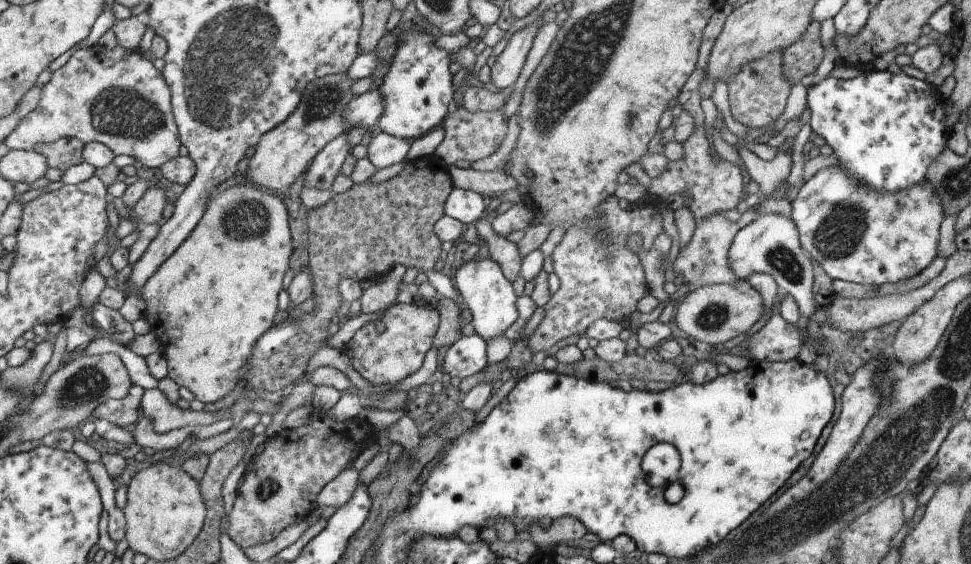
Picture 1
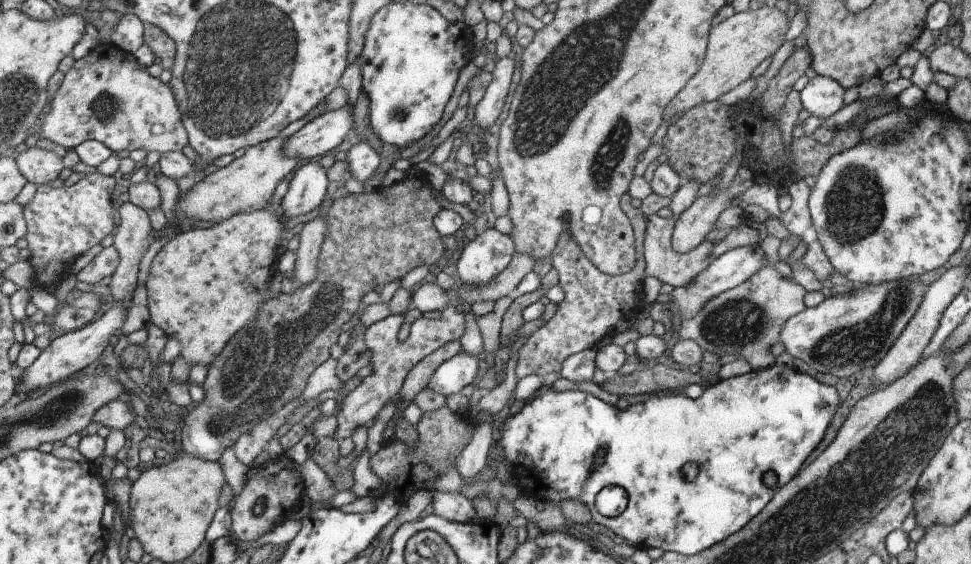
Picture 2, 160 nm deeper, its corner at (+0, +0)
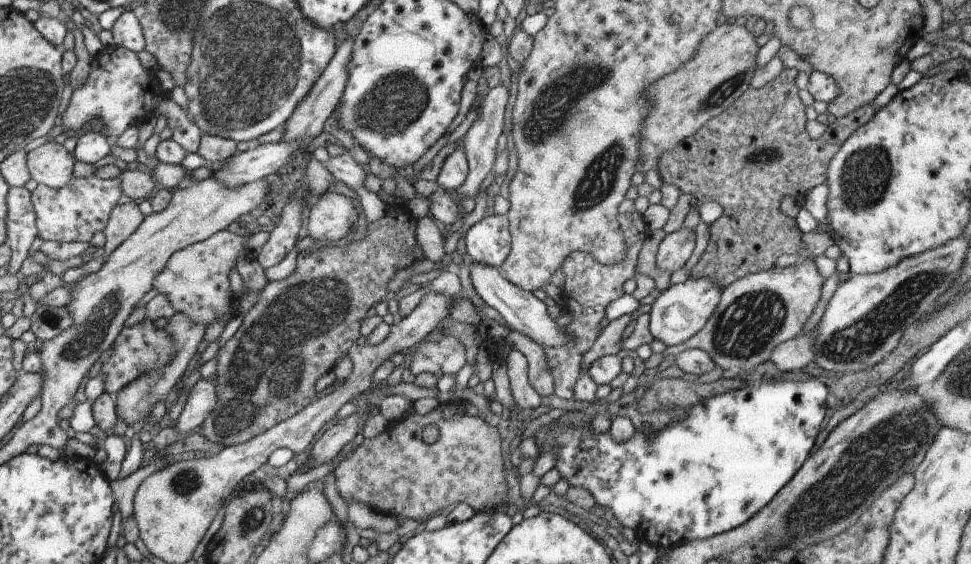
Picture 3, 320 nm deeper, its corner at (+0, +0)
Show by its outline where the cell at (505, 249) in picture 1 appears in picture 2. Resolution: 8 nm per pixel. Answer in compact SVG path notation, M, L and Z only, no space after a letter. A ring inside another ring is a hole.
M515 287L507 296L498 298L494 302L491 312L487 312L487 314L481 316L473 315L480 336L482 337L482 342L484 344L483 355L486 358L495 360L495 354L499 350L499 332L502 316L505 314L510 302L521 295L519 293L517 287Z

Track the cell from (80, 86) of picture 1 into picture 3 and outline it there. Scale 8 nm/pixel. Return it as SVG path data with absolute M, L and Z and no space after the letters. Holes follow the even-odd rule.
M115 44L103 46L97 56L90 58L90 73L87 81L82 88L73 90L69 104L61 115L61 122L57 124L67 129L67 133L64 133L66 137L76 135L79 138L75 130L79 130L82 124L92 118L99 118L107 128L107 134L103 136L112 141L127 127L137 126L152 115L157 119L162 114L167 116L166 127L173 130L170 138L186 153L196 153L202 130L170 98L163 98L163 94L156 77L139 63L137 53Z

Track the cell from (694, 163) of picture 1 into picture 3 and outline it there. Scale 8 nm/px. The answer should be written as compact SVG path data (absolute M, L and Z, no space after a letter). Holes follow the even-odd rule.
M679 228L674 233L665 235L658 244L654 265L663 272L675 272L683 267L694 246L693 229Z

